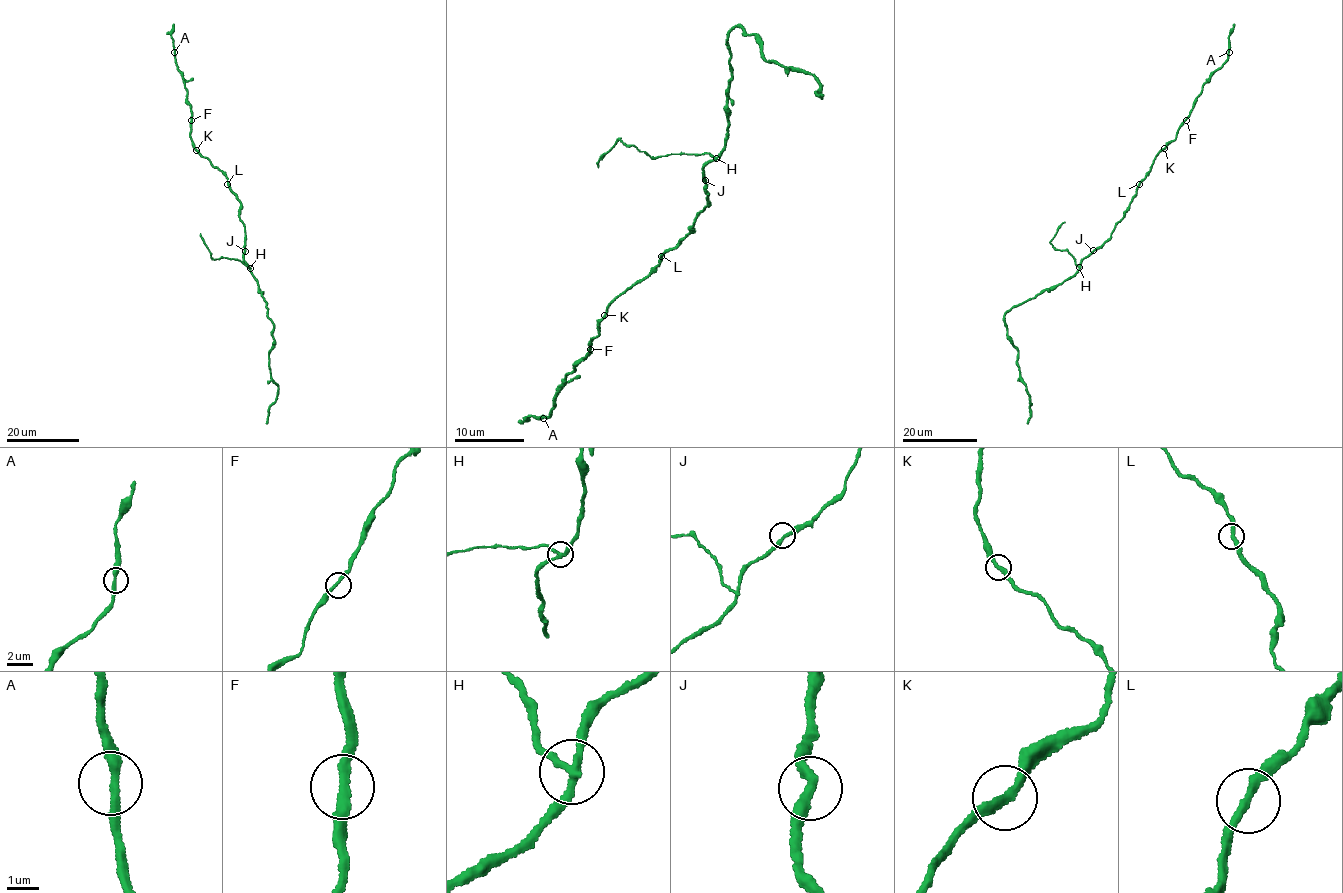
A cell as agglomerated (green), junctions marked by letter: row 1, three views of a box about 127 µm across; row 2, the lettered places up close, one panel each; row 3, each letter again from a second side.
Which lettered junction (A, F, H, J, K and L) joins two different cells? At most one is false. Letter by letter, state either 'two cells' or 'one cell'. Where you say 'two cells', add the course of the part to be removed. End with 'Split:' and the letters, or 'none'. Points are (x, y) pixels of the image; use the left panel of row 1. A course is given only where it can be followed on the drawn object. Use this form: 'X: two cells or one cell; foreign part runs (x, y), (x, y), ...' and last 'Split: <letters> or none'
A: one cell
F: one cell
H: two cells; foreign part runs (249, 268), (240, 260), (213, 259), (200, 233)
J: one cell
K: one cell
L: one cell
Split: H

